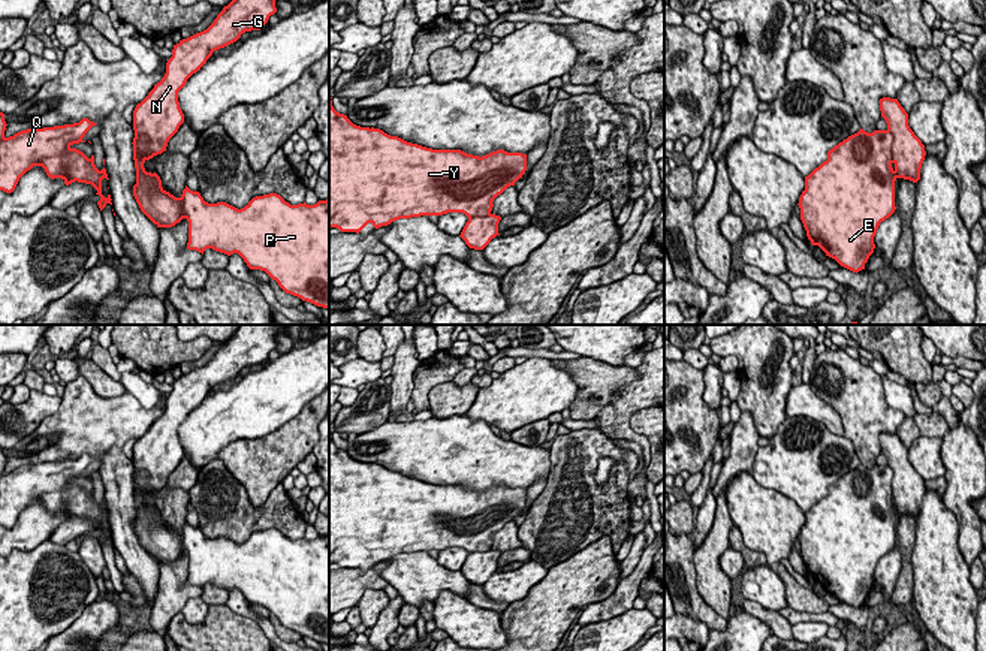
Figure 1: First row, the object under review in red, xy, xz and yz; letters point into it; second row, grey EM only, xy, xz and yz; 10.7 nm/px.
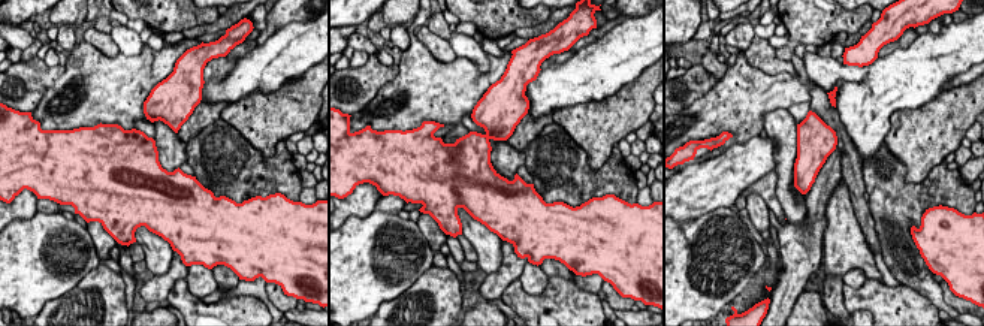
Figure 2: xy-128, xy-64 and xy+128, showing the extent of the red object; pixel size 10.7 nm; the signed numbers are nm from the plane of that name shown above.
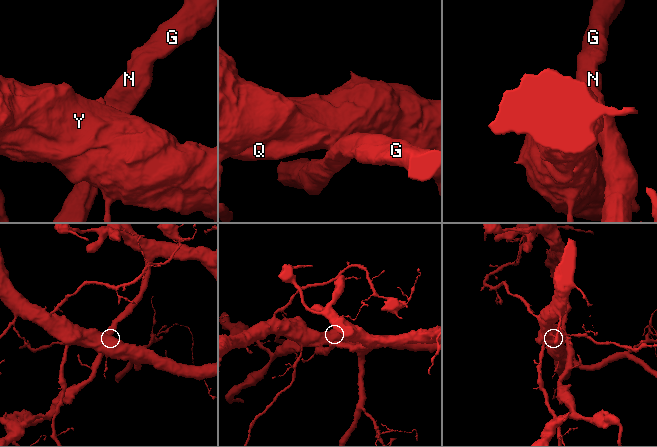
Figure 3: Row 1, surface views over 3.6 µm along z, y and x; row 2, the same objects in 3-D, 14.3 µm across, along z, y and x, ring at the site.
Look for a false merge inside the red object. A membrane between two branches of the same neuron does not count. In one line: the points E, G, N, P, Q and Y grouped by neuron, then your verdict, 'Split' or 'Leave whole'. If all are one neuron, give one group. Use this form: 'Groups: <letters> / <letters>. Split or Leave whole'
Groups: E P Q Y / G N. Split

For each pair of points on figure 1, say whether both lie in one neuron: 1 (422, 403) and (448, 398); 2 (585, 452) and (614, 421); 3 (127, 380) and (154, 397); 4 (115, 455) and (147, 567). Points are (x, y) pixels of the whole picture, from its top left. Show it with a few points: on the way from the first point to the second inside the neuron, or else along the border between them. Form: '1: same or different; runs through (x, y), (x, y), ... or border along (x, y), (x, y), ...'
1: different; border along (451, 380), (440, 382), (430, 391), (428, 407)
2: different; border along (599, 428), (609, 439)
3: same; runs through (133, 383), (148, 397)
4: same; runs through (118, 484), (124, 539)

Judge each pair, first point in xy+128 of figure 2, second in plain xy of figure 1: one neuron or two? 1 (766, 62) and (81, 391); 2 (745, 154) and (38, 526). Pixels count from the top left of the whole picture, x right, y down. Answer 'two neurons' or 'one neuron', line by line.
1: two neurons
2: one neuron

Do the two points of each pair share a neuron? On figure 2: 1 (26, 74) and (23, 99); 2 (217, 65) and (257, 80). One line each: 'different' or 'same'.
1: same
2: different

